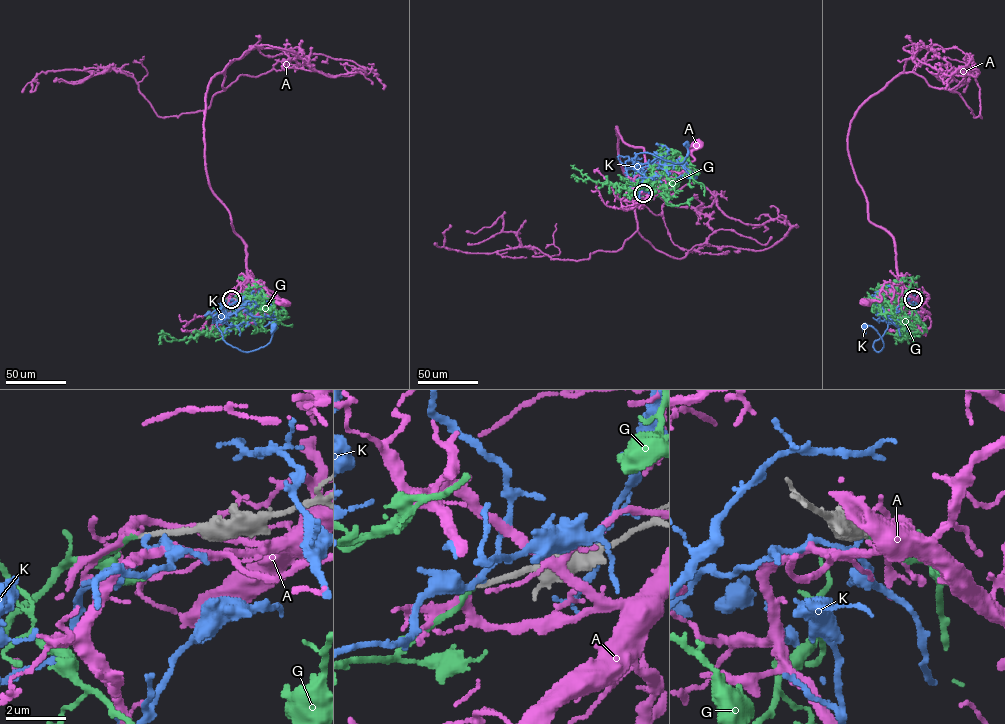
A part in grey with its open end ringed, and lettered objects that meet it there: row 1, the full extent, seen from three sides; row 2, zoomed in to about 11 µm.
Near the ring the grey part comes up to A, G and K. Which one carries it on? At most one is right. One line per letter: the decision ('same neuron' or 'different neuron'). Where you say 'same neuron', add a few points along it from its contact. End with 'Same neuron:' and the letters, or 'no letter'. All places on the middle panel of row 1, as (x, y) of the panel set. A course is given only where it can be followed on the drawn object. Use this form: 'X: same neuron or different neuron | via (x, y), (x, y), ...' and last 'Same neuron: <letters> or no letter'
A: different neuron
G: same neuron | via (643, 193), (630, 192), (636, 194), (655, 176), (681, 164), (698, 171), (690, 174), (703, 185), (704, 196)
K: different neuron
Same neuron: G

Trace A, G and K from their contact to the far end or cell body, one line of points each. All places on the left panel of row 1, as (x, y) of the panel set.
A: (231, 299), (236, 299), (250, 278), (284, 303)
G: (231, 299), (218, 310), (224, 330), (265, 300), (280, 304), (285, 315), (277, 318), (292, 327)
K: (231, 299), (230, 307), (249, 320), (218, 322), (228, 344), (258, 349), (273, 326)

